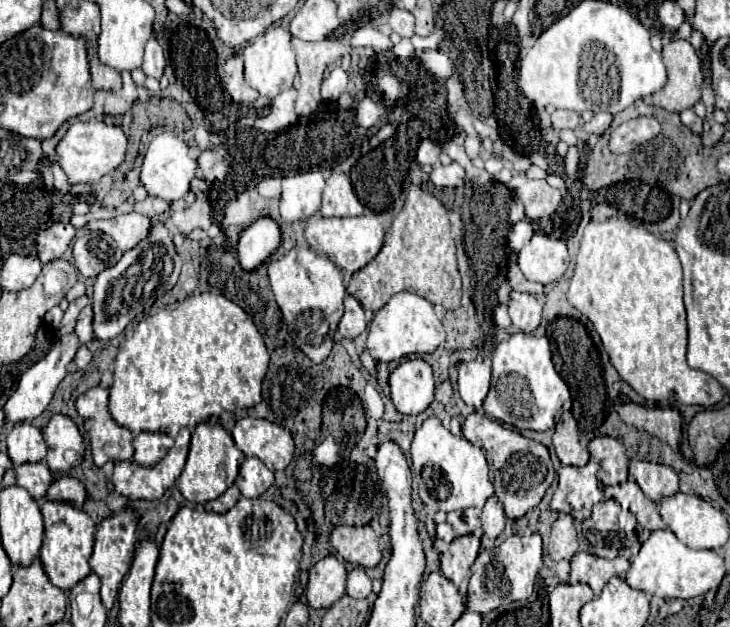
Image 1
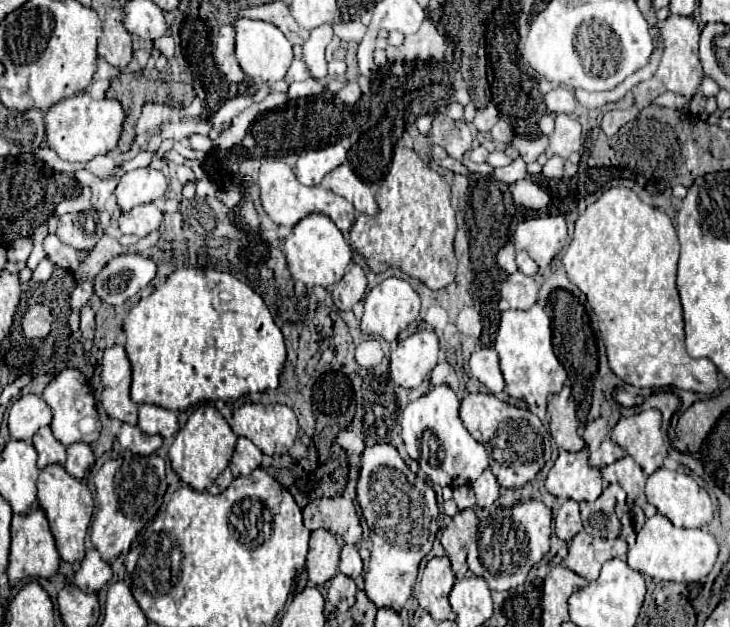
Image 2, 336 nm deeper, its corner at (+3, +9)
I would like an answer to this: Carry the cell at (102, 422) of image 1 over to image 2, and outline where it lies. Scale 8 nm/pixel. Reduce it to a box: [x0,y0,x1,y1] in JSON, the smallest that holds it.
[101,347,137,425]

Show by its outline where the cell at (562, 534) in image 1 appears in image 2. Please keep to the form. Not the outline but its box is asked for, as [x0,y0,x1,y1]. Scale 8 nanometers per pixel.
[555,499,583,541]

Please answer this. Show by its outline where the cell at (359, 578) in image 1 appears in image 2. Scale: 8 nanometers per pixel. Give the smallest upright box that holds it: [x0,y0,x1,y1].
[339,545,363,579]

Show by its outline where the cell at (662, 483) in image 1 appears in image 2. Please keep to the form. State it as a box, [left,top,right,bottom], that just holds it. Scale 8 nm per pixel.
[611,409,667,475]

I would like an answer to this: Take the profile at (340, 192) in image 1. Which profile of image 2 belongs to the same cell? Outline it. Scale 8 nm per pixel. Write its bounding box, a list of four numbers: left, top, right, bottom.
[321,165,377,215]

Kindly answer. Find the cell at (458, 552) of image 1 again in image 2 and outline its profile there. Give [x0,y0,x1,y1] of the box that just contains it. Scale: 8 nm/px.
[441,509,479,579]

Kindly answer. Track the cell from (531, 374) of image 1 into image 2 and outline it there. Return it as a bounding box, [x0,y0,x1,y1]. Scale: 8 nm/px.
[495,305,567,409]

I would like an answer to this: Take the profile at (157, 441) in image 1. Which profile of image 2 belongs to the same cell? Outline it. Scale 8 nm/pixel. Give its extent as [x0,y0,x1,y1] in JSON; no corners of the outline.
[139,405,179,437]

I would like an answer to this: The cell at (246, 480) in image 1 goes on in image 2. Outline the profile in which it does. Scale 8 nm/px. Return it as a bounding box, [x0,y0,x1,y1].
[229,437,263,477]

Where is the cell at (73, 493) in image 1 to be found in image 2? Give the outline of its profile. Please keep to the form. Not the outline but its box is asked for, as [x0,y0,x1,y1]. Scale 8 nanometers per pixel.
[63,443,95,481]

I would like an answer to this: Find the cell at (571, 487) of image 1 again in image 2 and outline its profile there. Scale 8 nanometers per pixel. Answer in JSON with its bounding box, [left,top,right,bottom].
[545,449,601,501]

